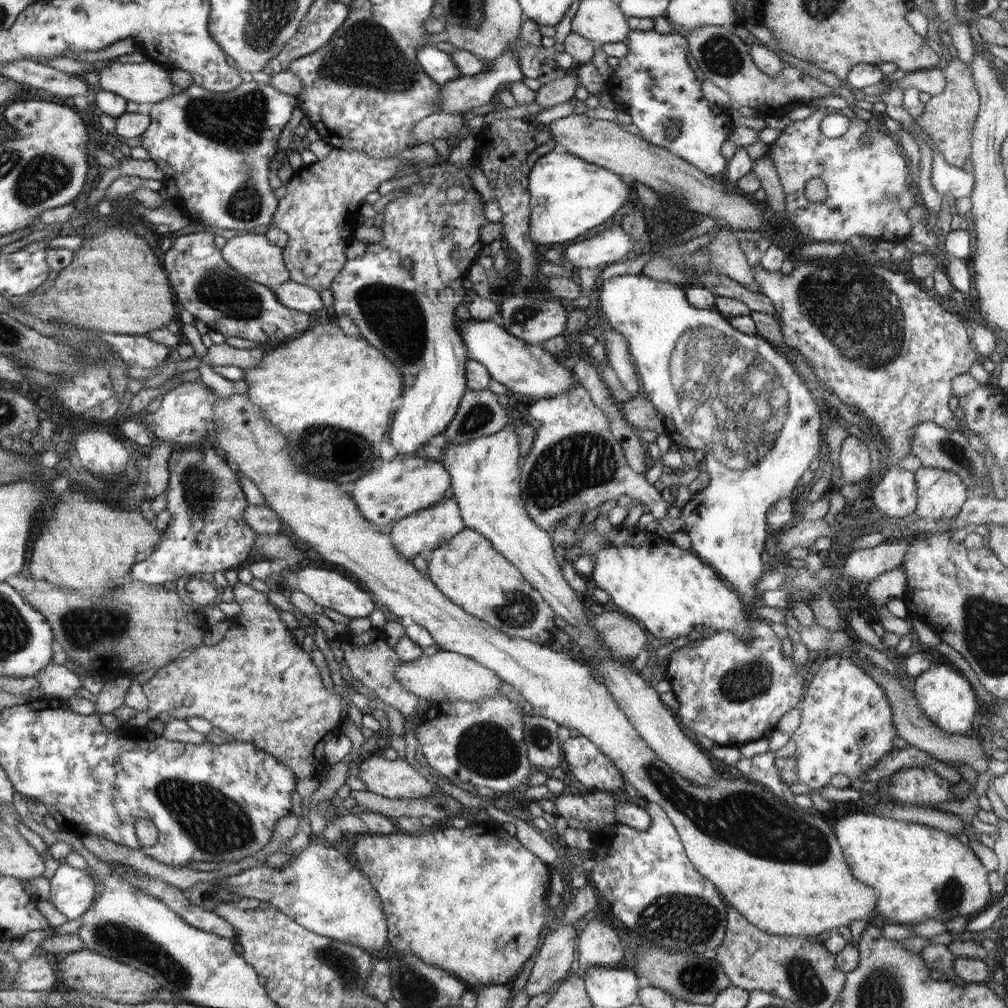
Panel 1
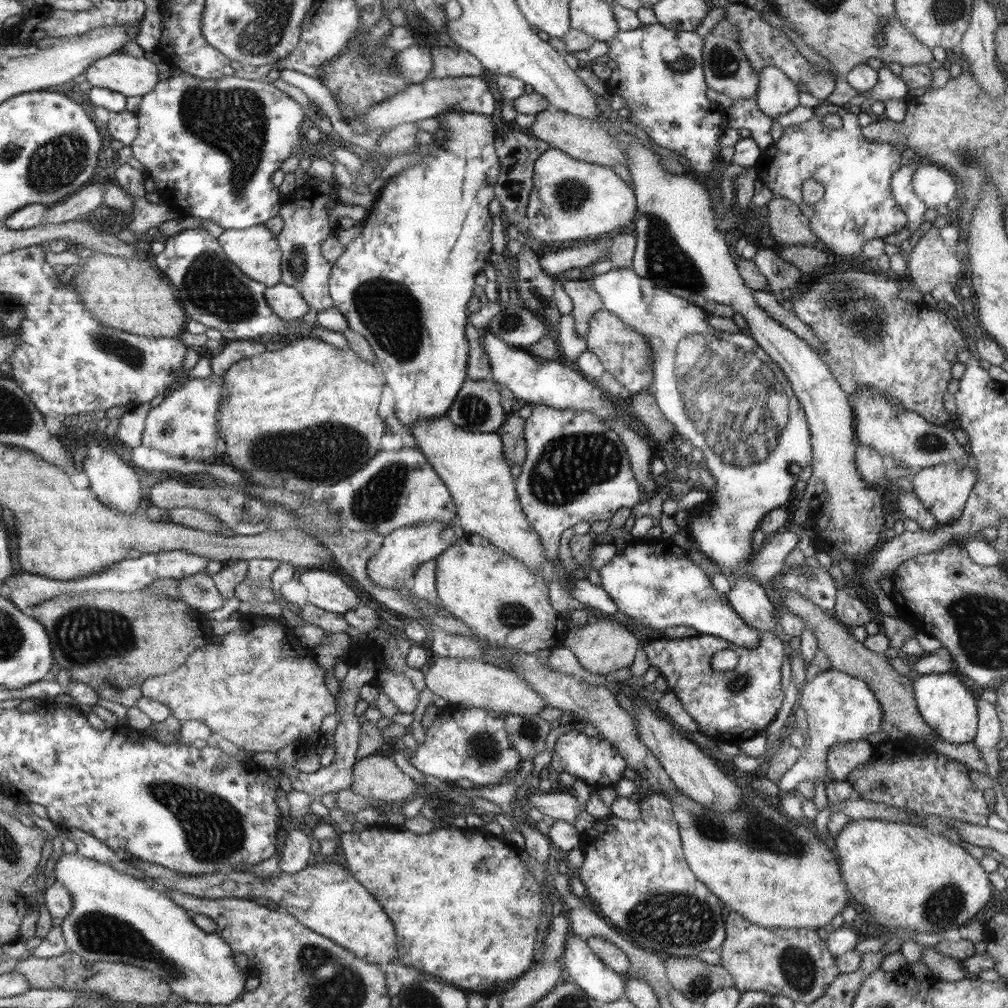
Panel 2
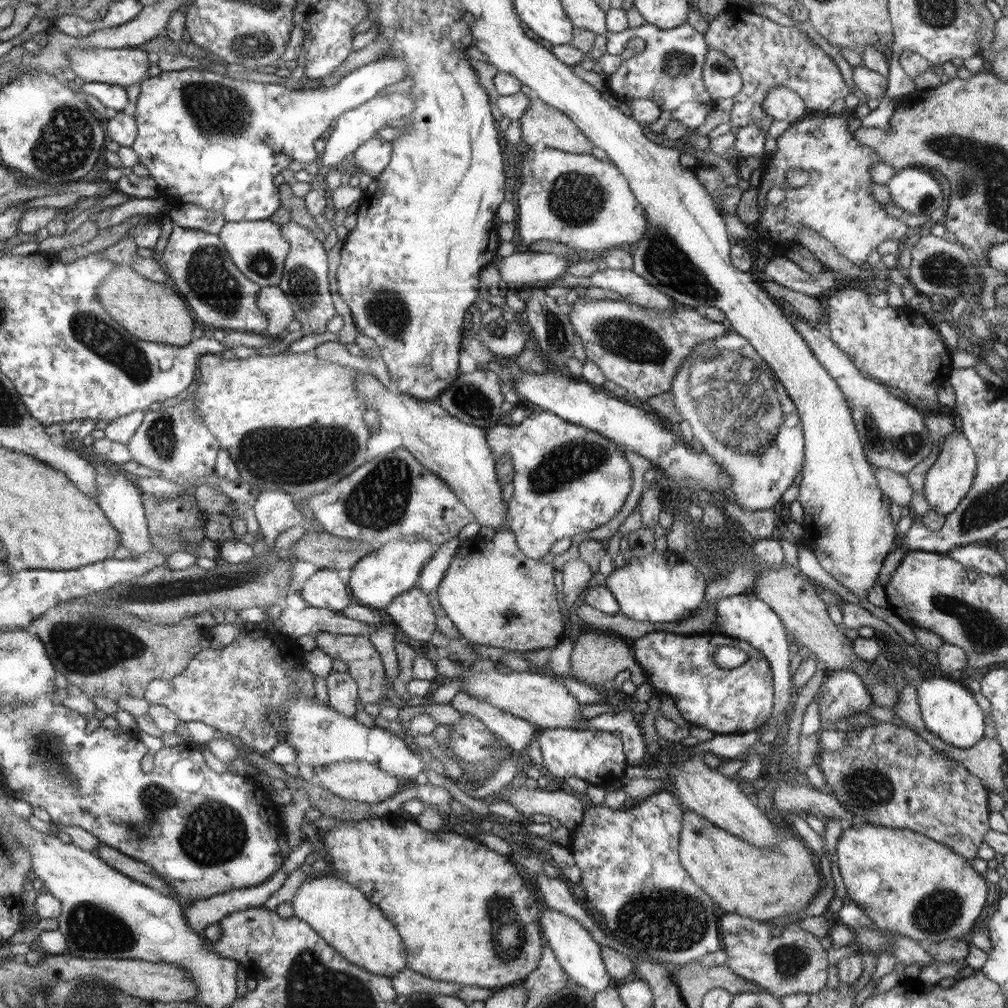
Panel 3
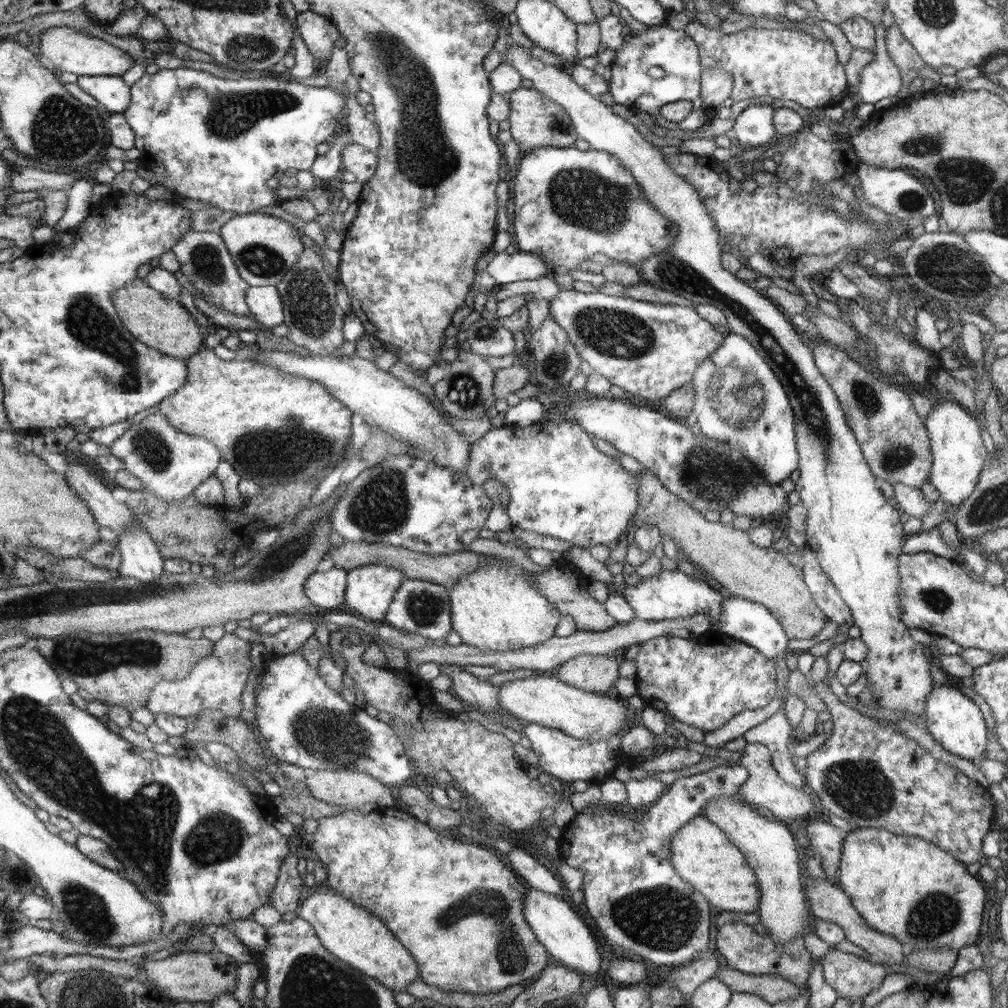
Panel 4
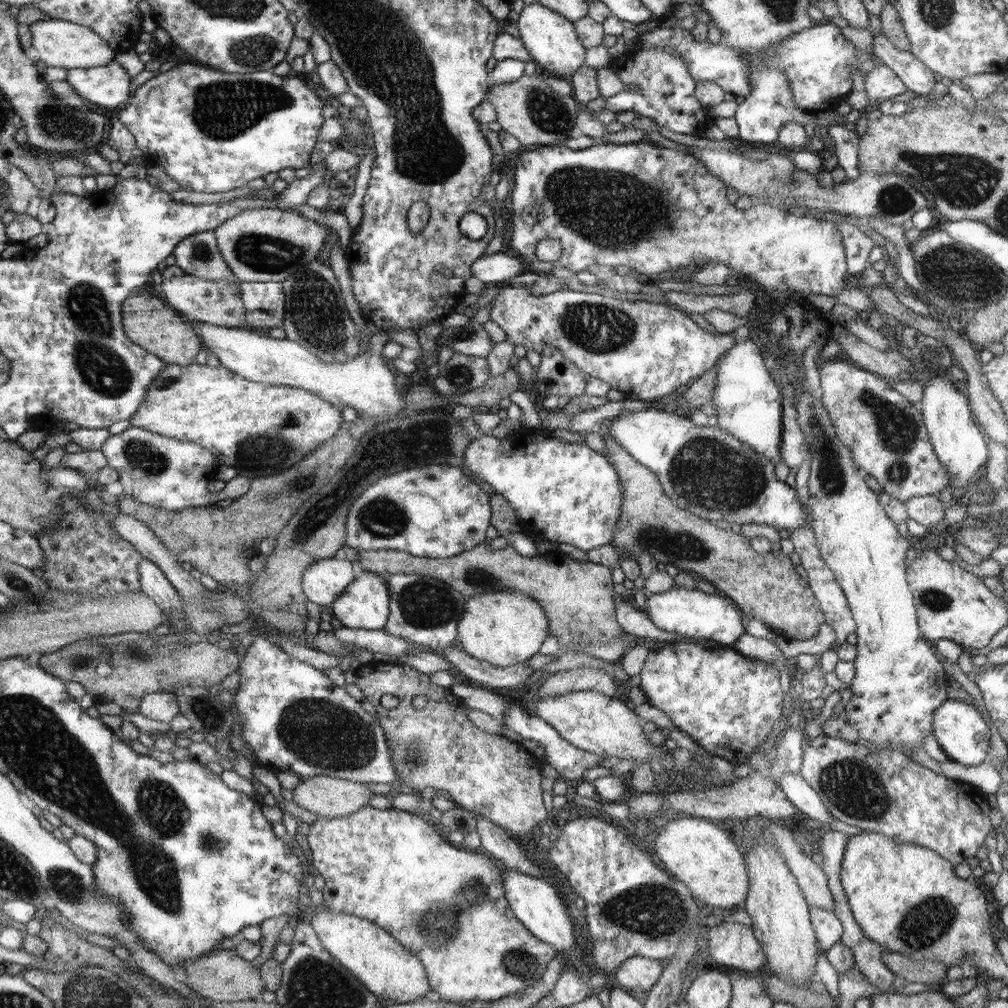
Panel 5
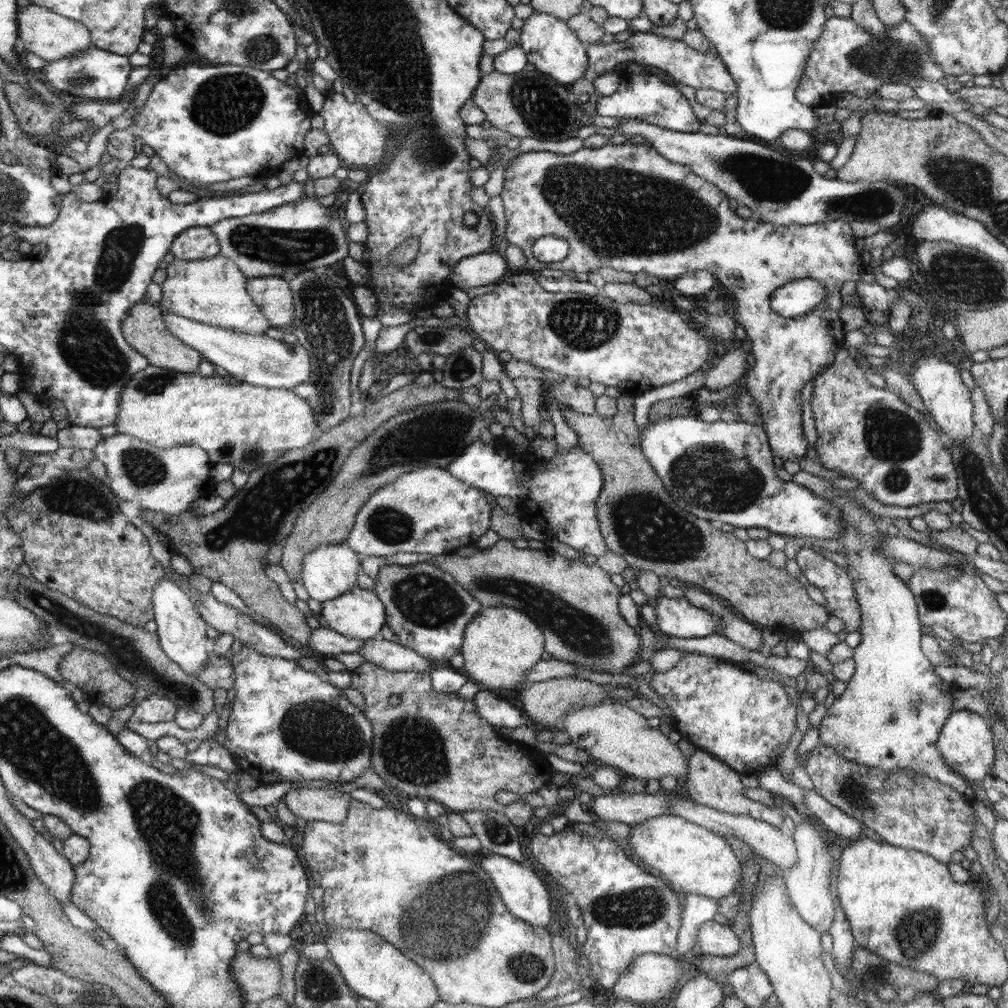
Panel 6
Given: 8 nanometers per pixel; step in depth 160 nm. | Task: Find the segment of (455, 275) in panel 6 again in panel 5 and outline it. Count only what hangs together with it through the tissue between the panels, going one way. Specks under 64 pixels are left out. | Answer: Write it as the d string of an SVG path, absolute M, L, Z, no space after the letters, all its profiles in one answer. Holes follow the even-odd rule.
M501 251L481 256L471 264L472 278L480 279L484 283L505 282L528 270L524 259L517 255L510 257Z

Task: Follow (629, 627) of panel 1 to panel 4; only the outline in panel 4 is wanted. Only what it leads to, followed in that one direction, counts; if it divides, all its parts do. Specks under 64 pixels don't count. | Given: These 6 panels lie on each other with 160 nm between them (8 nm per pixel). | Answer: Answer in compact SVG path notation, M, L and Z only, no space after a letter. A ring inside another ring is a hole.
M581 655L561 664L555 675L579 689L608 690L618 678L618 660L616 657Z

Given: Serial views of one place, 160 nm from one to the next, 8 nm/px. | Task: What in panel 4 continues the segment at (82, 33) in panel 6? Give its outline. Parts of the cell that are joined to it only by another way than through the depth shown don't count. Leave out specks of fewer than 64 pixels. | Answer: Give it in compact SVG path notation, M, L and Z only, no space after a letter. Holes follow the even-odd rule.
M62 26L62 28L49 28L40 36L41 57L46 60L55 70L61 73L70 72L78 77L82 76L120 76L123 77L134 63L133 58L120 48L112 46L100 38L86 36L82 32L76 32L75 28Z

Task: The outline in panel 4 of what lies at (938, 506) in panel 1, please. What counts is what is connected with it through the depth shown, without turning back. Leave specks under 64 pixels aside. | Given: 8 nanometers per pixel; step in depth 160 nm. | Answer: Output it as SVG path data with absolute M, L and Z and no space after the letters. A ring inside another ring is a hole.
M956 400L935 402L923 423L933 458L929 483L940 492L939 500L956 506L962 505L974 492L983 466L989 459L988 450L980 435L980 424Z

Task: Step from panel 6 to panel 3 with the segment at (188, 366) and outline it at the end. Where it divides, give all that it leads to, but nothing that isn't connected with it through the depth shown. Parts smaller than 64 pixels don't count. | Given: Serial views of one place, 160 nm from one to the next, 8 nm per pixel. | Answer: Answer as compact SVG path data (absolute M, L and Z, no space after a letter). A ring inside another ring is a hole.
M116 263L115 270L101 282L97 291L100 304L136 339L170 346L187 346L193 342L194 318L182 295L170 287L140 276L131 266Z

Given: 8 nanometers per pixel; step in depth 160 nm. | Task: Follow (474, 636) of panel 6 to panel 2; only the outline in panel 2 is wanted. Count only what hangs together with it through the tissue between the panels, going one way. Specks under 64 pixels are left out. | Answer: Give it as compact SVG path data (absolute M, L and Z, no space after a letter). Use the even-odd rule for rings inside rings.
M466 534L435 562L435 586L441 606L488 645L537 654L540 650L556 649L564 640L564 620L552 608L542 576L486 538Z

